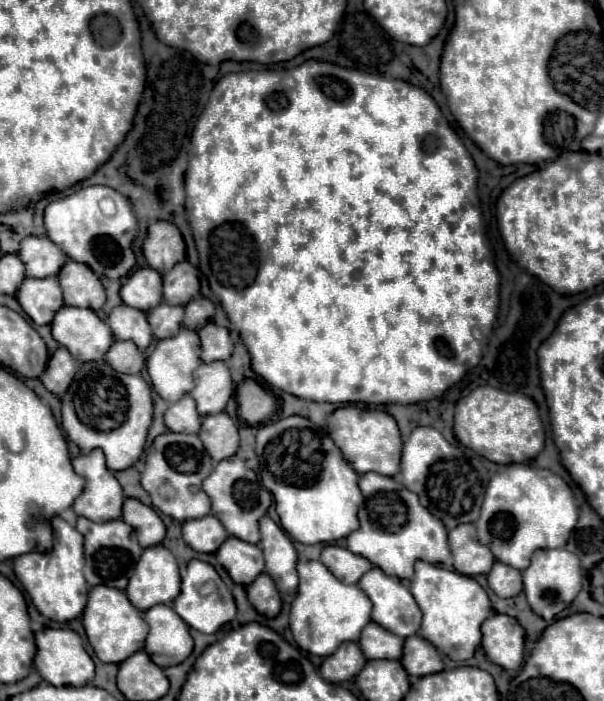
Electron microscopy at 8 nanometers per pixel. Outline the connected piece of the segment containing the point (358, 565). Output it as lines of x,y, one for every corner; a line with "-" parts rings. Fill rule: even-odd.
328,545
324,547
320,561
342,581
342,583
358,583
360,577
372,569
372,563
362,557
352,553
346,547
340,545

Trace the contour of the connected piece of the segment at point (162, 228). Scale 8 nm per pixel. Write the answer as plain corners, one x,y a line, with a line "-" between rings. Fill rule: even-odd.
158,221
148,227
142,251
148,265
160,273
170,271
176,263
186,259
186,245
180,229
168,221

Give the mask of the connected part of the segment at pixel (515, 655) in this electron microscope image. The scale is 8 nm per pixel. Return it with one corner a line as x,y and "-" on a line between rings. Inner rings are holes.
492,615
482,625
482,649
504,669
518,669
524,659
524,629
510,615

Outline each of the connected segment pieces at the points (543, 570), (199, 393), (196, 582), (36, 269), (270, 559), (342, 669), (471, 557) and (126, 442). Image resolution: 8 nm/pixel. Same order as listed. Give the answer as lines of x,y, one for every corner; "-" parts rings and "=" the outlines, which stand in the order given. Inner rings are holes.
538,549
532,555
532,563
522,571
524,595
530,609
546,621
552,621
558,613
570,607
578,591
582,589
582,569
580,559
566,549
=
214,361
208,365
202,363
194,373
194,381
196,385
190,395
196,399
198,413
204,417
224,411
228,399
232,397
232,379
224,361
=
192,559
188,563
186,577
182,579
182,593
178,595
178,599
174,601
172,607
192,629
198,629
202,633
216,633
224,623
230,623
236,617
236,603
234,603
232,593
222,583
216,569
204,561
198,561
198,559
-
208,581
212,581
212,595
202,595
202,587
=
26,237
20,243
18,257
26,265
26,277
56,277
66,263
66,253
48,237
=
268,515
260,521
262,531
262,553
266,559
266,573
274,579
278,591
282,593
296,593
298,591
298,553
294,543
286,535
282,527
278,527
=
342,643
338,651
322,661
320,673
330,683
342,683
352,679
366,665
366,657
362,655
358,643
=
464,523
448,533
448,543
454,557
454,569
462,575
486,575
494,565
494,555
490,547
478,543
476,527
=
104,361
82,363
72,385
62,397
62,427
68,439
80,447
82,453
102,449
110,471
124,471
132,467
146,443
152,425
152,391
140,375
122,375

